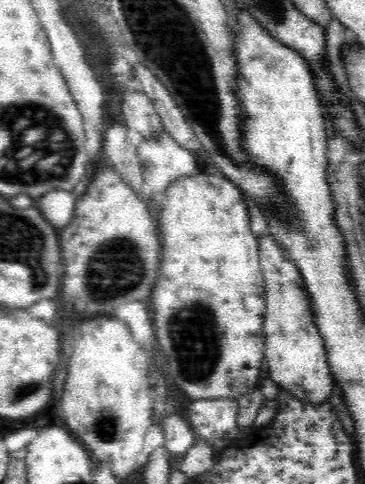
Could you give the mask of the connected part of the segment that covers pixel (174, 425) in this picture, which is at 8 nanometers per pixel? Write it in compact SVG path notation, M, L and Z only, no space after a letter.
M178 414L169 415L162 419L165 447L172 456L186 453L197 442L189 420L185 420Z

